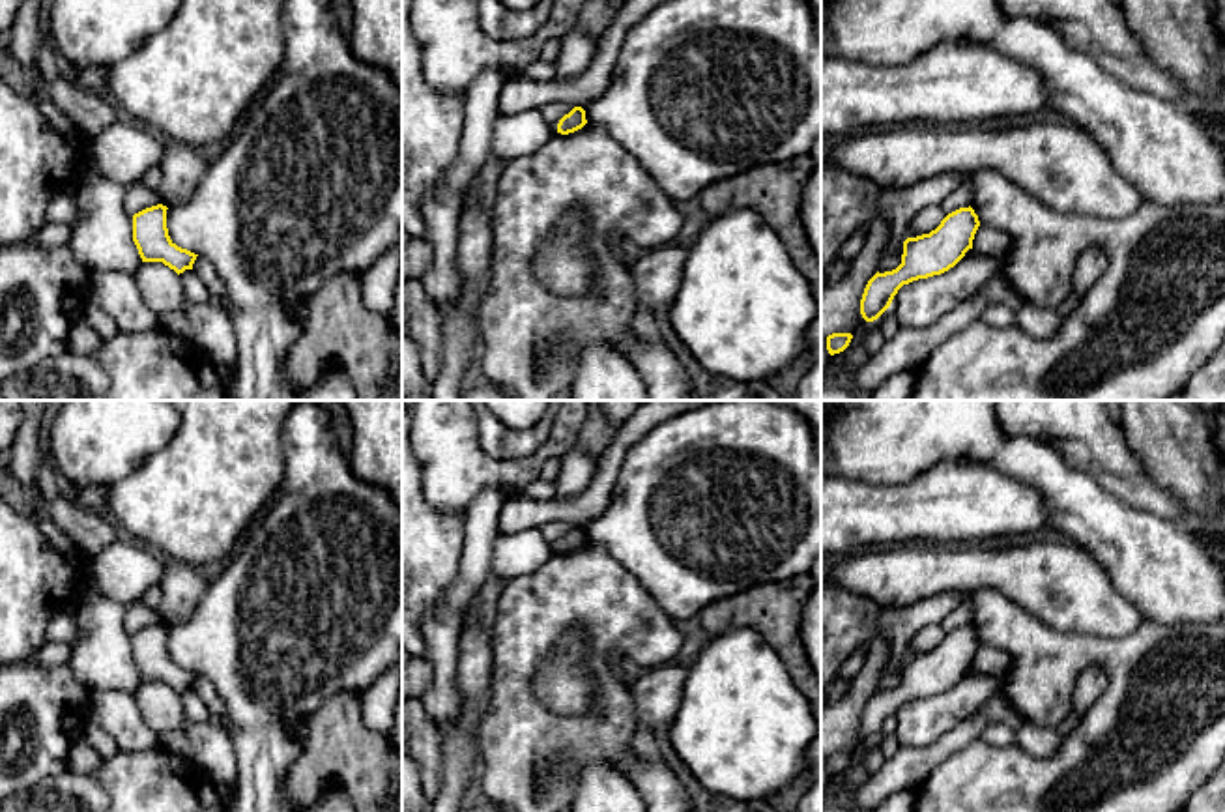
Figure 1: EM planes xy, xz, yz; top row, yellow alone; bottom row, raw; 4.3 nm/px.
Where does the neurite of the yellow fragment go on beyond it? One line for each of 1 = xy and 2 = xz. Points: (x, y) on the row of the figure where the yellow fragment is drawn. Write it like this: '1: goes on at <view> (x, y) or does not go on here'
1: does not go on here
2: does not go on here

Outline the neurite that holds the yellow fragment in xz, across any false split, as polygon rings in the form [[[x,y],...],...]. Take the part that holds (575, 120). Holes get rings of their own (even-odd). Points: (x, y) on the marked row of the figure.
[[[574,107],[569,114],[559,120],[557,133],[569,135],[582,129],[585,123],[585,110],[582,107]]]

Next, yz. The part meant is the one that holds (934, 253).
[[[969,206],[948,213],[930,234],[907,238],[901,264],[892,271],[877,271],[868,281],[860,299],[862,318],[866,322],[877,320],[903,284],[941,275],[954,268],[973,249],[978,226],[978,215]]]

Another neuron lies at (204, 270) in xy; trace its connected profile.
[[[196,256],[193,269],[196,271],[196,275],[206,284],[208,294],[209,294],[209,303],[217,305],[224,294],[224,286],[219,279],[215,268],[211,266],[211,262],[206,260],[204,256]]]

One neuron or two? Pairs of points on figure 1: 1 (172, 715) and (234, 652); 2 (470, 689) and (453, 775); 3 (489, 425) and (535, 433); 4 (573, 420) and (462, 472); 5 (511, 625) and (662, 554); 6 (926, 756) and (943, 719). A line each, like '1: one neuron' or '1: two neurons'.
1: two neurons
2: one neuron
3: one neuron
4: one neuron
5: two neurons
6: two neurons

